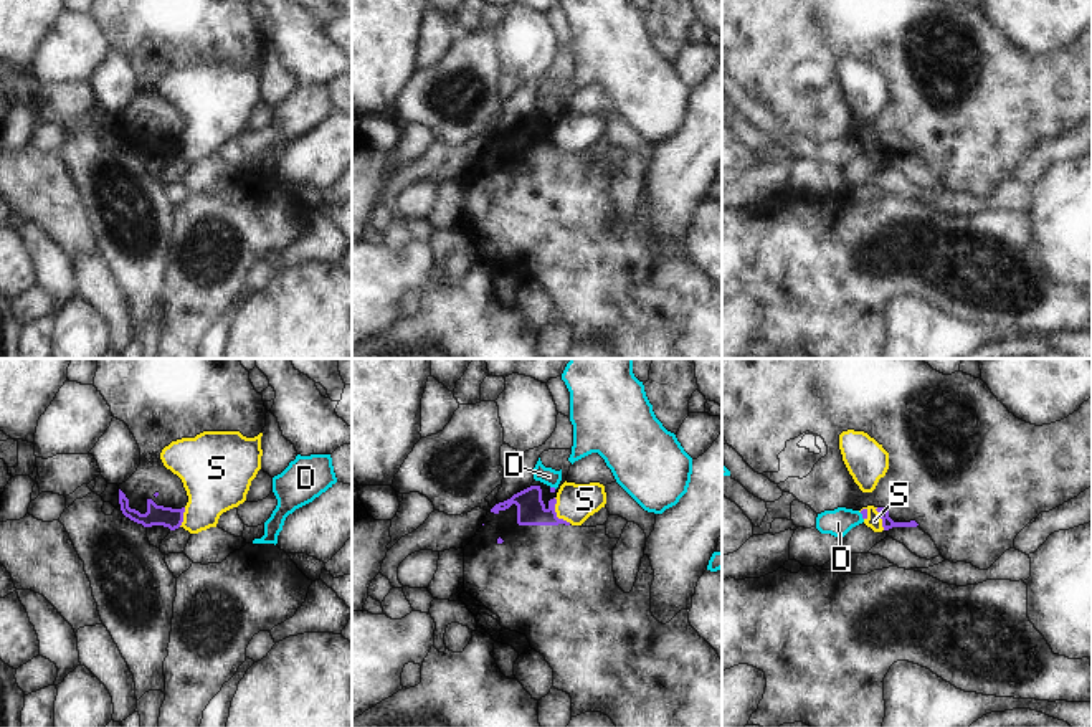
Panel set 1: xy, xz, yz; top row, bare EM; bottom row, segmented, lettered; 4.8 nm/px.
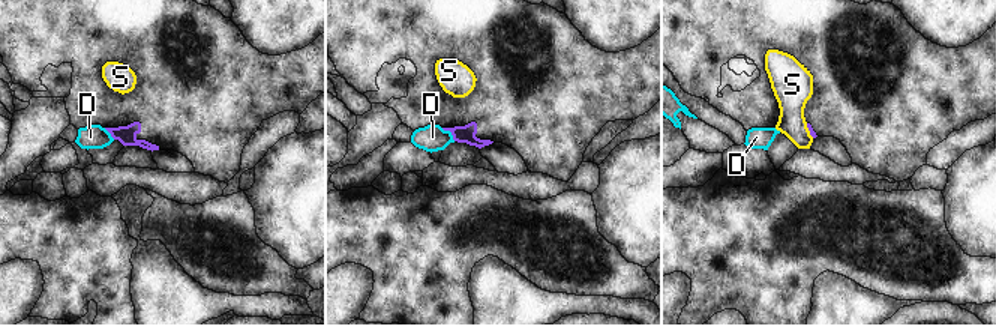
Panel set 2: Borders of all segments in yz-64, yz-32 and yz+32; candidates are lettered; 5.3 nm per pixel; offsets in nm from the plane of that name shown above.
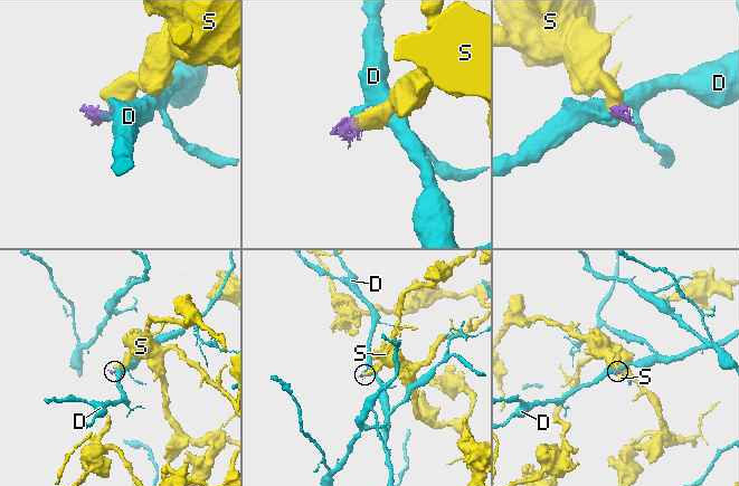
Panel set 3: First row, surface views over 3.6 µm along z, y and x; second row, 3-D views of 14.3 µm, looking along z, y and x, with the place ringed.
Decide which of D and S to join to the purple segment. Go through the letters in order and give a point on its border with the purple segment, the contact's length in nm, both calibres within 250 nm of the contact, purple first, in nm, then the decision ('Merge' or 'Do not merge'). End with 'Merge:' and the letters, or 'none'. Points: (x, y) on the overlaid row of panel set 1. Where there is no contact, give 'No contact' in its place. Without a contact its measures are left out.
D: Touches purple at yz (863, 516). Shared border 40 nm. Thickness 30 nm (purple) against 140 nm. Do not merge
S: Touches purple at xz (555, 514). Shared border 150 nm. Thickness 140 nm (purple) against 190 nm. Do not merge
Merge: none.

